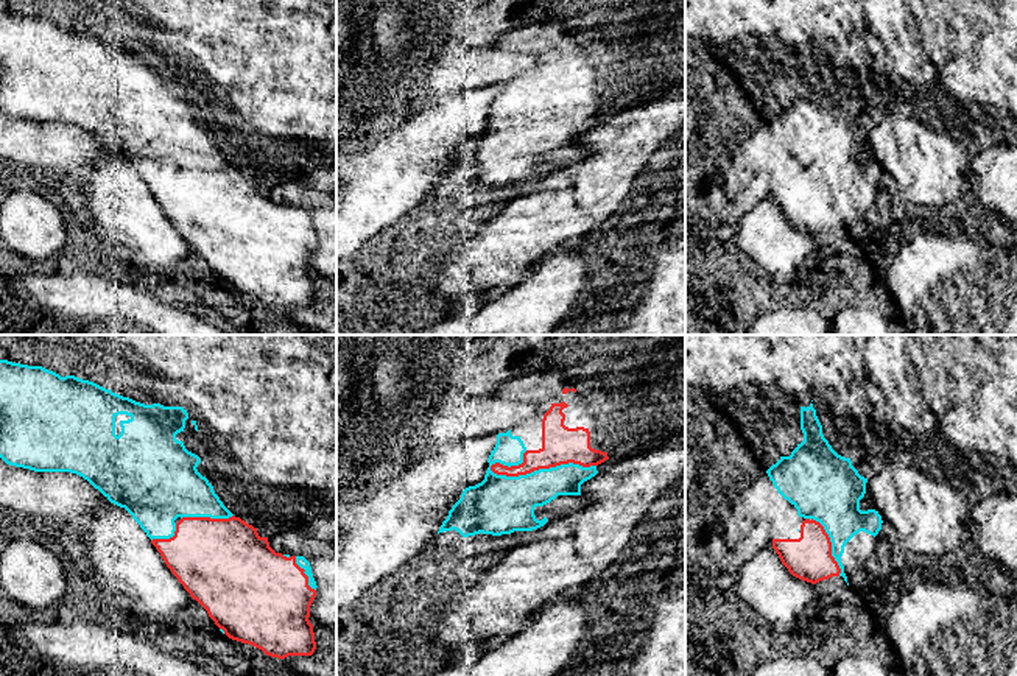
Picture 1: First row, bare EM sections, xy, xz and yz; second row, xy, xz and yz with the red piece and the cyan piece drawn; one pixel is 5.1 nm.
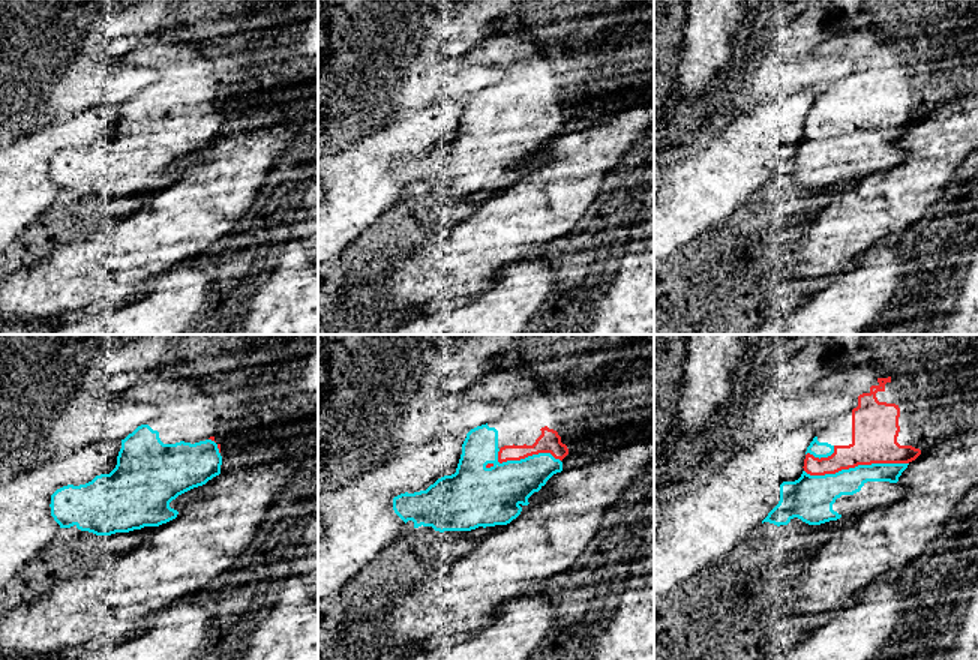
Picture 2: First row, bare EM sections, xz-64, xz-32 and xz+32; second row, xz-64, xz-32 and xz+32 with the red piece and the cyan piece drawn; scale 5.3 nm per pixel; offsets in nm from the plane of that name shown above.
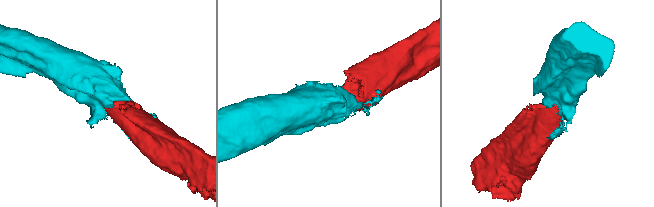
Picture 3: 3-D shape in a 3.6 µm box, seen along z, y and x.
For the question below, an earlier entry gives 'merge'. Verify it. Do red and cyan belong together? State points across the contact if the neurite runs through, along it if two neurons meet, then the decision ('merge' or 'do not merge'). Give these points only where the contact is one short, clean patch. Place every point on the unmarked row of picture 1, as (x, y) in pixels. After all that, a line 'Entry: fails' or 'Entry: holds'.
merge
Entry: holds

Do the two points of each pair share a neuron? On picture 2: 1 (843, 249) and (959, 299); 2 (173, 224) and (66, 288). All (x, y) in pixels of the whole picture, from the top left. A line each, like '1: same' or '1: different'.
1: different
2: same

